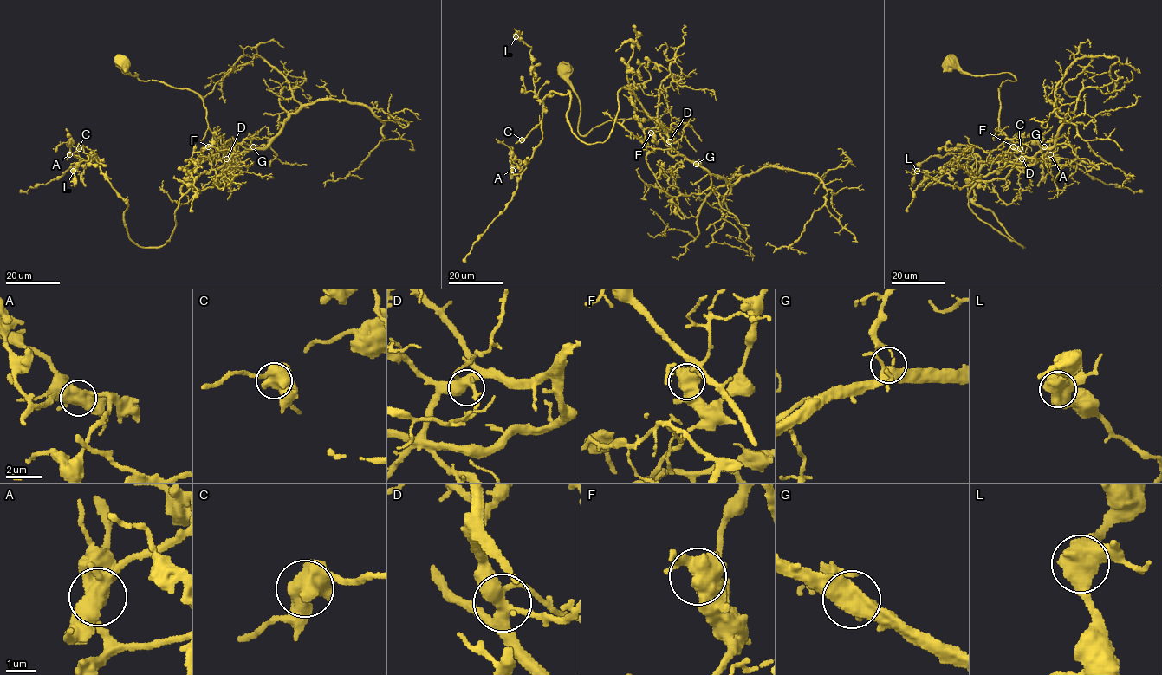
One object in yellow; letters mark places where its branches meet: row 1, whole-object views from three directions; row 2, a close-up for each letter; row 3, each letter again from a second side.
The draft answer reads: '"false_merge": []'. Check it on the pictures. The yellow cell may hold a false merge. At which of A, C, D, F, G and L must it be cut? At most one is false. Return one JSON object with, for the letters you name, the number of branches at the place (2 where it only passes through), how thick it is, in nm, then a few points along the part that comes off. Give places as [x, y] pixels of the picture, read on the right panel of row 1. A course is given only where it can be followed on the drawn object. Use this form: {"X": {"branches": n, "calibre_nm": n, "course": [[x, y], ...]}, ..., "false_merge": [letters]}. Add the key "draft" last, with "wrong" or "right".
{"A": {"branches": 5, "calibre_nm": 600, "course": [[1050, 154], [1054, 155], [1050, 171], [1038, 186]]}, "false_merge": ["A"], "draft": "wrong"}

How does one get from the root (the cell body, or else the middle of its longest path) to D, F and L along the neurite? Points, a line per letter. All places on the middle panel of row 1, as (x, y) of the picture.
D: (565, 70), (580, 104), (578, 132), (581, 135), (610, 120), (650, 119), (663, 138), (669, 141)
F: (565, 70), (580, 104), (578, 132), (581, 135), (610, 120), (650, 119), (669, 142), (663, 129), (651, 133)
L: (565, 70), (581, 135), (650, 119), (669, 142), (626, 87), (609, 136), (581, 142), (516, 36)

